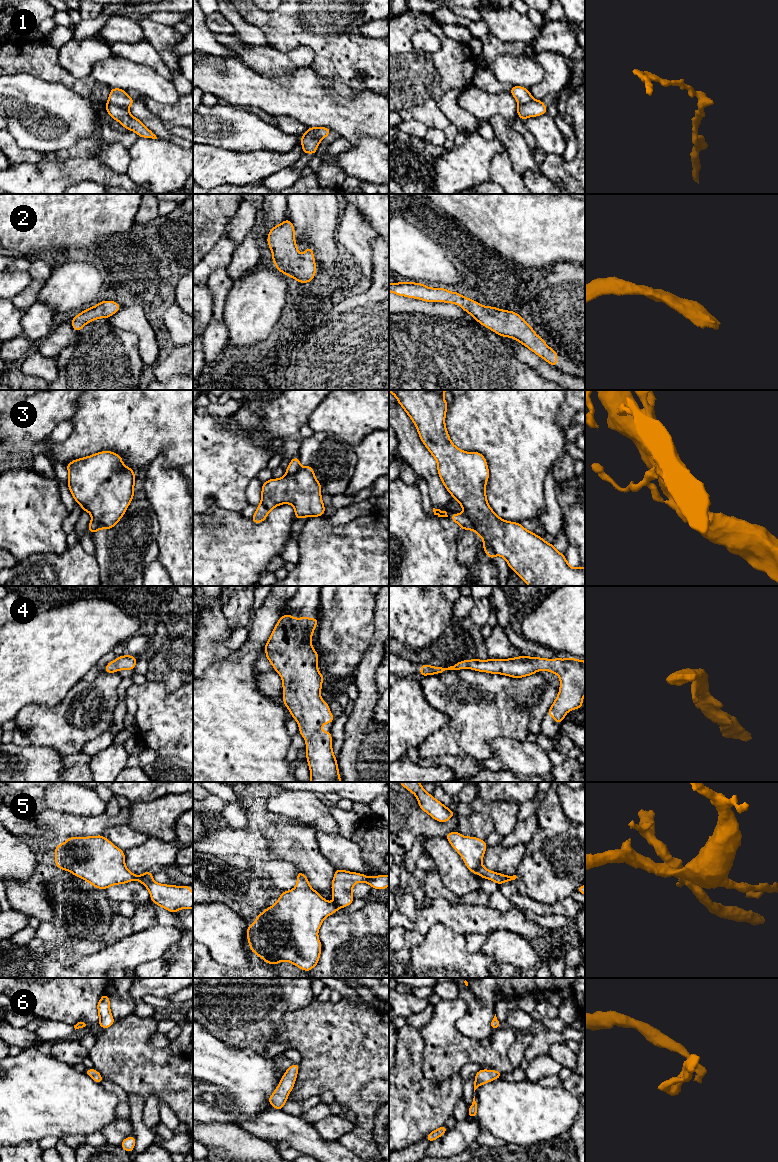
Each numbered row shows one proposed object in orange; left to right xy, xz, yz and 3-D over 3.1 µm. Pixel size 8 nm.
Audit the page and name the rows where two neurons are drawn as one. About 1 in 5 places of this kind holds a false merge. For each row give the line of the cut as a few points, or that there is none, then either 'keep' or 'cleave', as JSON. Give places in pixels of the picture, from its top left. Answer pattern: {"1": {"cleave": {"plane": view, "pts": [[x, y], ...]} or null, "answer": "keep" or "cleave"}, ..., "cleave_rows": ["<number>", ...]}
{"1": {"cleave": {"plane": "xy", "pts": [[107, 102], [127, 108]]}, "answer": "cleave"}, "2": {"cleave": null, "answer": "keep"}, "3": {"cleave": null, "answer": "keep"}, "4": {"cleave": null, "answer": "keep"}, "5": {"cleave": {"plane": "xz", "pts": [[333, 904], [337, 908]]}, "answer": "cleave"}, "6": {"cleave": null, "answer": "keep"}, "cleave_rows": ["1", "5"]}

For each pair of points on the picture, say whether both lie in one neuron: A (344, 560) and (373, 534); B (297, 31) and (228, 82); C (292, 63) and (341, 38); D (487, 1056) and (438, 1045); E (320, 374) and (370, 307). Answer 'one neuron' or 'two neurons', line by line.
A: one neuron
B: two neurons
C: two neurons
D: one neuron
E: one neuron

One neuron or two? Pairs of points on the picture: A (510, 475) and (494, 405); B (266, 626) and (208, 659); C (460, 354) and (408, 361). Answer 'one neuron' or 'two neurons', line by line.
A: one neuron
B: two neurons
C: one neuron

